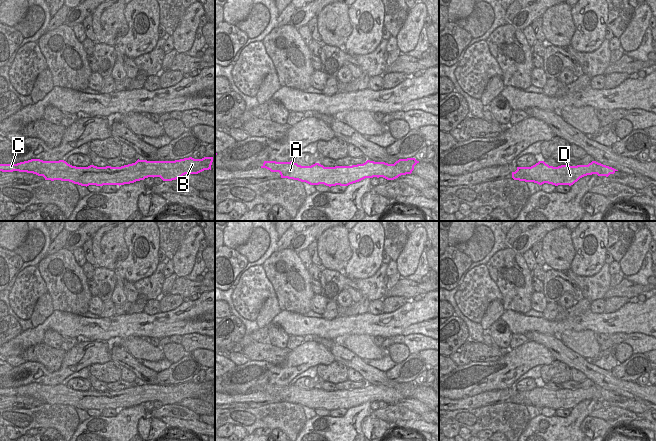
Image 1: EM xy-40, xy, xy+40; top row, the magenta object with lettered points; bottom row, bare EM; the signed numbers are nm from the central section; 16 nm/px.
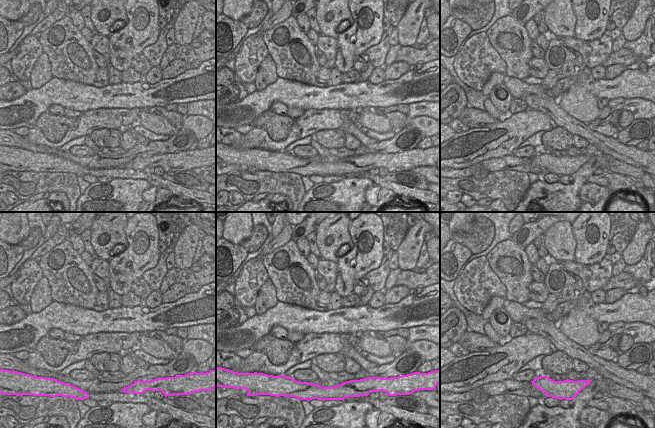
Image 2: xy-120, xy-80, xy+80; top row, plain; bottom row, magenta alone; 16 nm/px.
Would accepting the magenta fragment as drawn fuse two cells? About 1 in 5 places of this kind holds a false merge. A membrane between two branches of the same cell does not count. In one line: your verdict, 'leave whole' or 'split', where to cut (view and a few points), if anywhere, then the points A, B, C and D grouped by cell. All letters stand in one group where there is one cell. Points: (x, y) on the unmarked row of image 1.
leave whole; cut none; groups A B C D

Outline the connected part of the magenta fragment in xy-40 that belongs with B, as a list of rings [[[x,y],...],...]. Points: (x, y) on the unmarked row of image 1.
[[[192,381],[175,385],[137,384],[121,391],[76,391],[64,384],[43,385],[31,383],[17,388],[0,388],[2,396],[27,396],[43,400],[45,404],[69,405],[81,410],[124,409],[144,404],[148,401],[160,401],[163,405],[179,403],[185,398],[198,398],[211,394],[213,381],[194,383]]]

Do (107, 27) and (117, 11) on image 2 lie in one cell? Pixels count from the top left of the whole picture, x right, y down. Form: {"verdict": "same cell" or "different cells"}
{"verdict": "same cell"}

